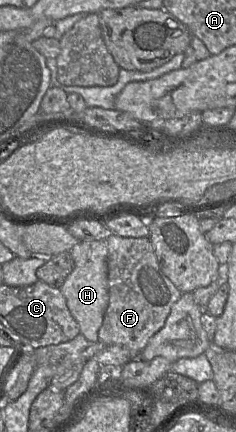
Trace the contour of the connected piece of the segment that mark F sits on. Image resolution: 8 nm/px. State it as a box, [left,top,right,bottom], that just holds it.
[99,234,182,358]

